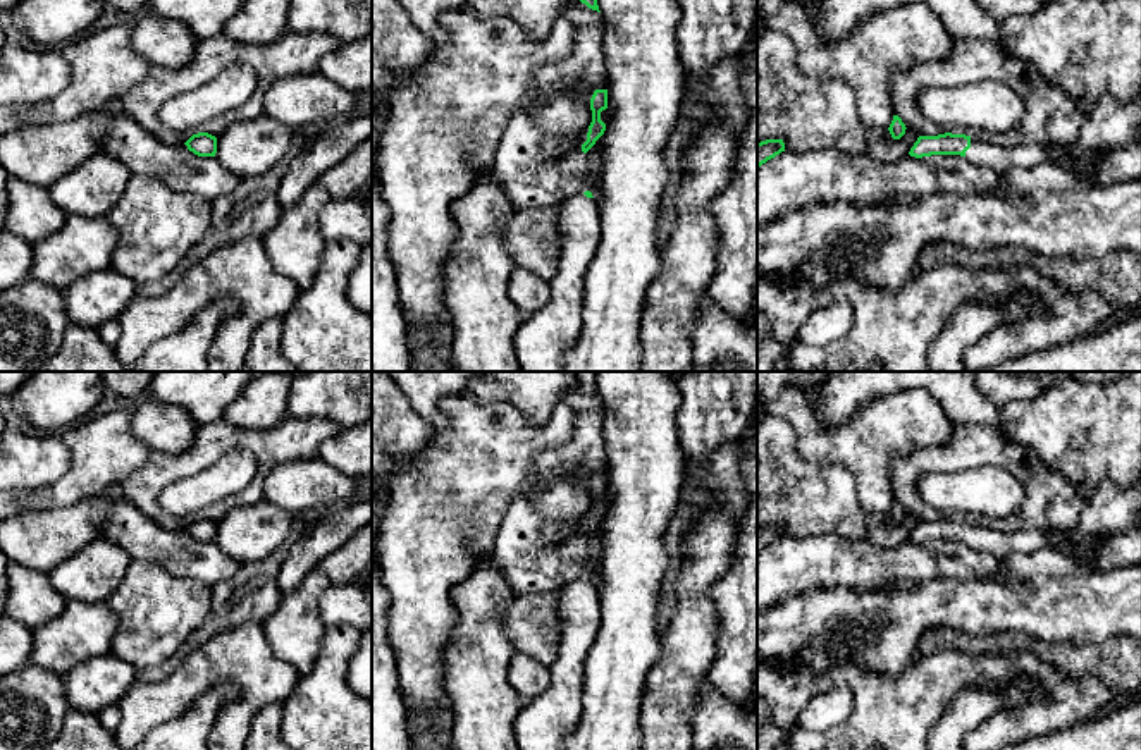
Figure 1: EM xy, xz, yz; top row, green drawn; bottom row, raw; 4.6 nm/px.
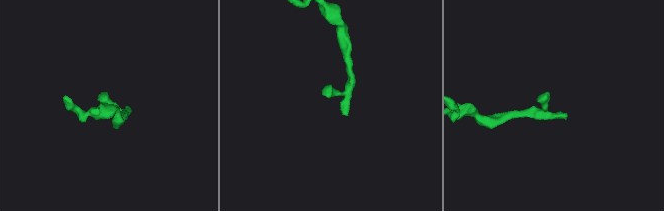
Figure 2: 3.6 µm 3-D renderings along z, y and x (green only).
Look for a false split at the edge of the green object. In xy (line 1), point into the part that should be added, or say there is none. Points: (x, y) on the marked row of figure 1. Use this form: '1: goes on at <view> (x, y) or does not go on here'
1: does not go on here

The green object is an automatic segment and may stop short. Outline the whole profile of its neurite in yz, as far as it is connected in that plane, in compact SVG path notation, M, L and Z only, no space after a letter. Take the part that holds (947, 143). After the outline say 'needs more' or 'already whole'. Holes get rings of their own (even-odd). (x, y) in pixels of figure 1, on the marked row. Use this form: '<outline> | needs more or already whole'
M1141 91L1129 101L1119 103L1103 96L1084 114L1077 141L1070 146L1022 144L1002 148L993 143L972 139L965 134L919 136L909 155L916 158L931 155L960 155L978 167L1003 172L1014 167L1031 169L1043 162L1058 165L1084 184L1096 184L1096 174L1081 165L1084 157L1103 153L1141 139Z | needs more

